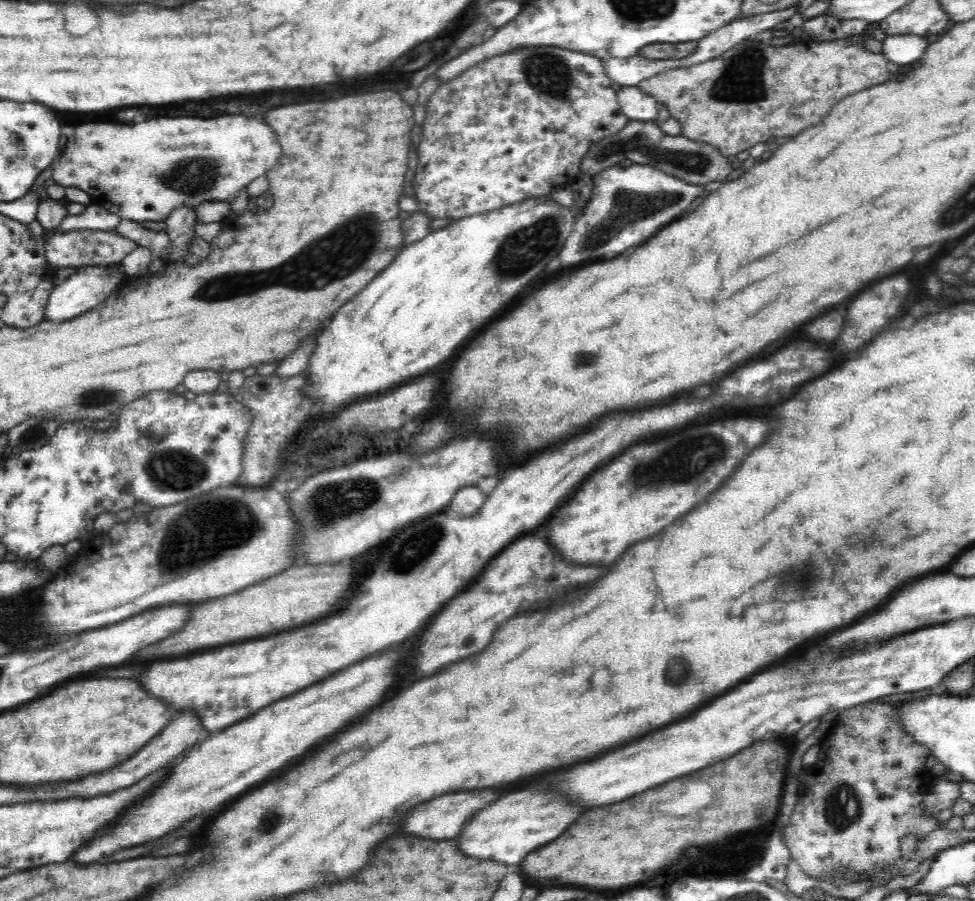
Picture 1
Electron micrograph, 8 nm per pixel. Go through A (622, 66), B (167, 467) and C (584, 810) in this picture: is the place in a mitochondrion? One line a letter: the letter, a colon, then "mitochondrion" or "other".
A: other
B: mitochondrion
C: other

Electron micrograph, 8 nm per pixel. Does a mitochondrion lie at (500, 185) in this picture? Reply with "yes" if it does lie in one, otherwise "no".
no

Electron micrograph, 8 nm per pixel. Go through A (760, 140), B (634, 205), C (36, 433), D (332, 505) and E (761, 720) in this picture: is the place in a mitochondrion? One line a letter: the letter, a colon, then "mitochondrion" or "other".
A: other
B: mitochondrion
C: mitochondrion
D: mitochondrion
E: other

